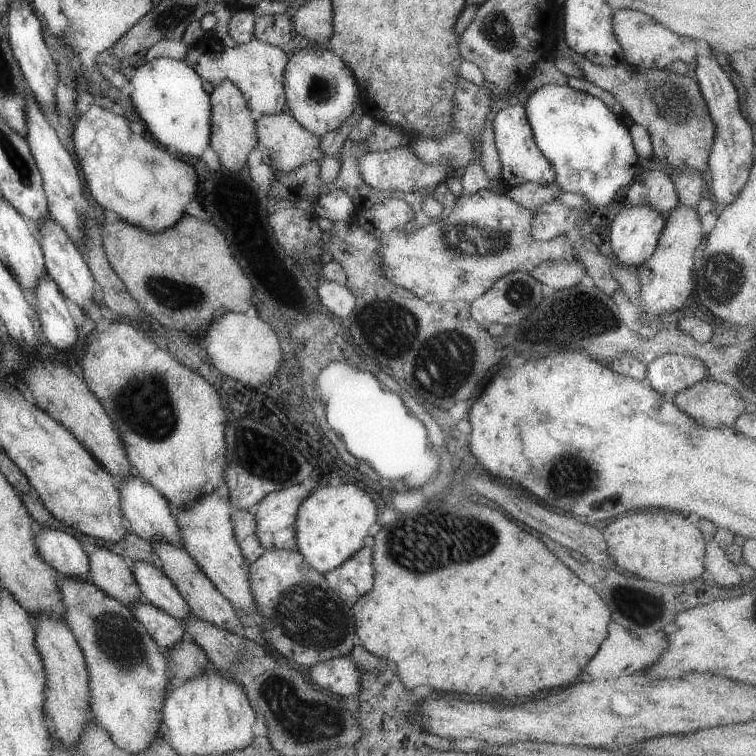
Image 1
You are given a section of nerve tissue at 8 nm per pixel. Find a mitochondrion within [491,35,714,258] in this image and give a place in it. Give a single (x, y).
(672, 105)

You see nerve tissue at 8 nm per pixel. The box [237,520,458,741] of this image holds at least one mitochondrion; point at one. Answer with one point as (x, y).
(307, 615)

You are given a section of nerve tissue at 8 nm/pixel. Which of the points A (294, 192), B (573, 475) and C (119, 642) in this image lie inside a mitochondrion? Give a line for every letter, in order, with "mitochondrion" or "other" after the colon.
A: other
B: mitochondrion
C: mitochondrion

